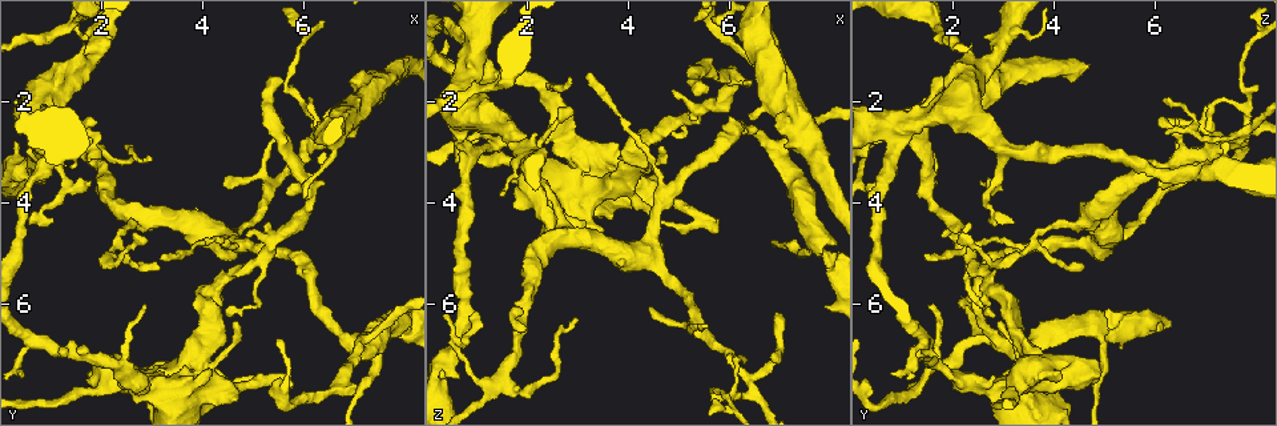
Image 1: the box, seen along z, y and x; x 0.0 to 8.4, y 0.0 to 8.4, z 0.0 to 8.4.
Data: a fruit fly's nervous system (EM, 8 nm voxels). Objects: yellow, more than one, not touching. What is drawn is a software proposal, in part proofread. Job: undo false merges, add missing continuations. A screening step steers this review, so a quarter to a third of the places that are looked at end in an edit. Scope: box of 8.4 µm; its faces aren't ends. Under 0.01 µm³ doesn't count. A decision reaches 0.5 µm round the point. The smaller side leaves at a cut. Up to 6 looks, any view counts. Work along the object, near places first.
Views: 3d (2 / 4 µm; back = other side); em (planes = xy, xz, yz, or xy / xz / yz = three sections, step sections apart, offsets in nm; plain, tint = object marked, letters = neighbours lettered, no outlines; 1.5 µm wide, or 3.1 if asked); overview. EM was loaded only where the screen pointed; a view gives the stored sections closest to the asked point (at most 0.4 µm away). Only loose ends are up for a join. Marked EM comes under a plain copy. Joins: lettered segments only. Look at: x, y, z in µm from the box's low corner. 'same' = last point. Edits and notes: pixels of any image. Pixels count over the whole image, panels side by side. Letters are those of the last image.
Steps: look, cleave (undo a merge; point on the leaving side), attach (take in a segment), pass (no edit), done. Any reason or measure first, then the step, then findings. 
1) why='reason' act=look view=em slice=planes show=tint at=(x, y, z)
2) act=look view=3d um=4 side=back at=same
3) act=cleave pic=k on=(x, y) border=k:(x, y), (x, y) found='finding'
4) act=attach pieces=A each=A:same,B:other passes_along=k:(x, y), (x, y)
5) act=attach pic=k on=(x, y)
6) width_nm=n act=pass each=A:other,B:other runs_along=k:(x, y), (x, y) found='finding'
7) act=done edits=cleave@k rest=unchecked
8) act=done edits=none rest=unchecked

why='branch stops here' act=look view=em slice=xy step=4 show=letters at=(4.90, 4.70, 1.80)

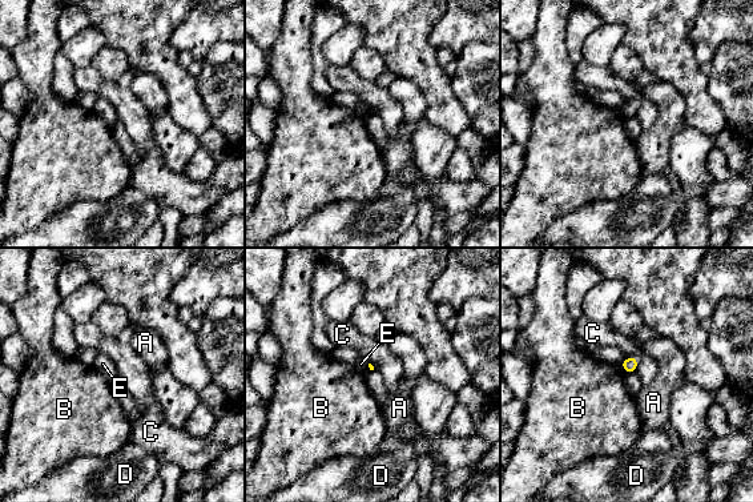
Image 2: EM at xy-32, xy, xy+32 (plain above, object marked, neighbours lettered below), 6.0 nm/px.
act=pass each=A:other,B:other,C:other,D:other,E:other border=2:(620, 364), (625, 372) found='none of them fits'

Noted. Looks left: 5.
why='sharp bend' act=look view=3d um=4 side=back at=(5.35, 7.45, 4.25)

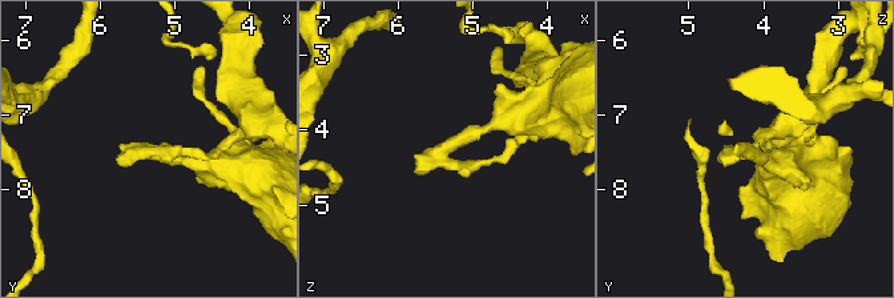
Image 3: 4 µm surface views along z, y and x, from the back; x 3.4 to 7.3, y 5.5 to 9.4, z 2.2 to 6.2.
act=look view=em um=3.1 slice=xz step=8 show=tint at=(5.35, 7.45, 4.25)

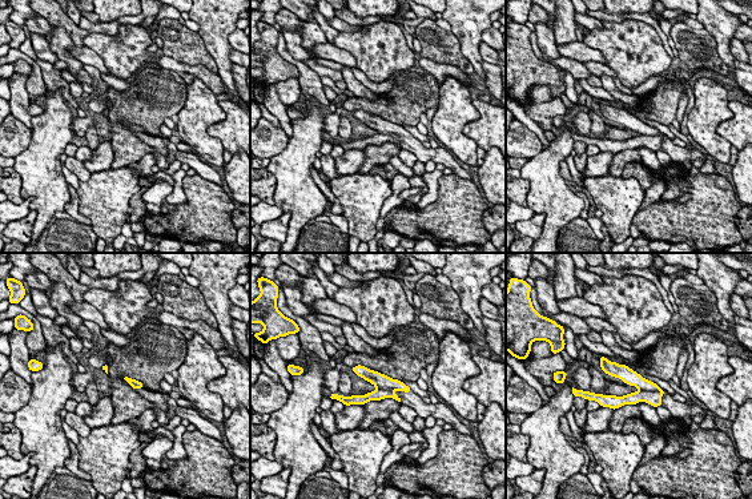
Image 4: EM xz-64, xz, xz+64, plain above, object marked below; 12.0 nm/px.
why='what lies round it' act=look view=em um=3.1 slice=xz step=8 show=letters at=same

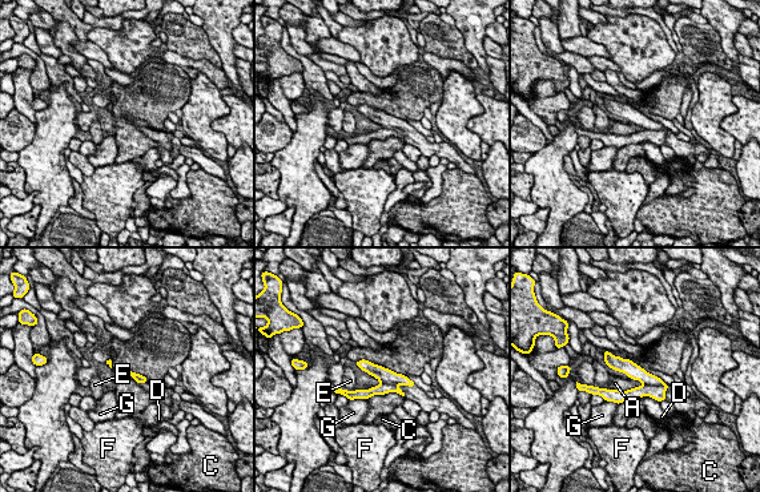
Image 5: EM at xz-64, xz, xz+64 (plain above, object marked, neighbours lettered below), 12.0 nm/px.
longest_contact=A:480nm act=cleave pic=5 on=(658, 392) each=A:other,C:other,D:other,E:other,F:other,G:other part_leaving=5:(662, 388), (626, 395), (604, 392) found='a second cell is stuck on'

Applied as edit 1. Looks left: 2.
act=done edits=cleave@5 rest=unchecked

